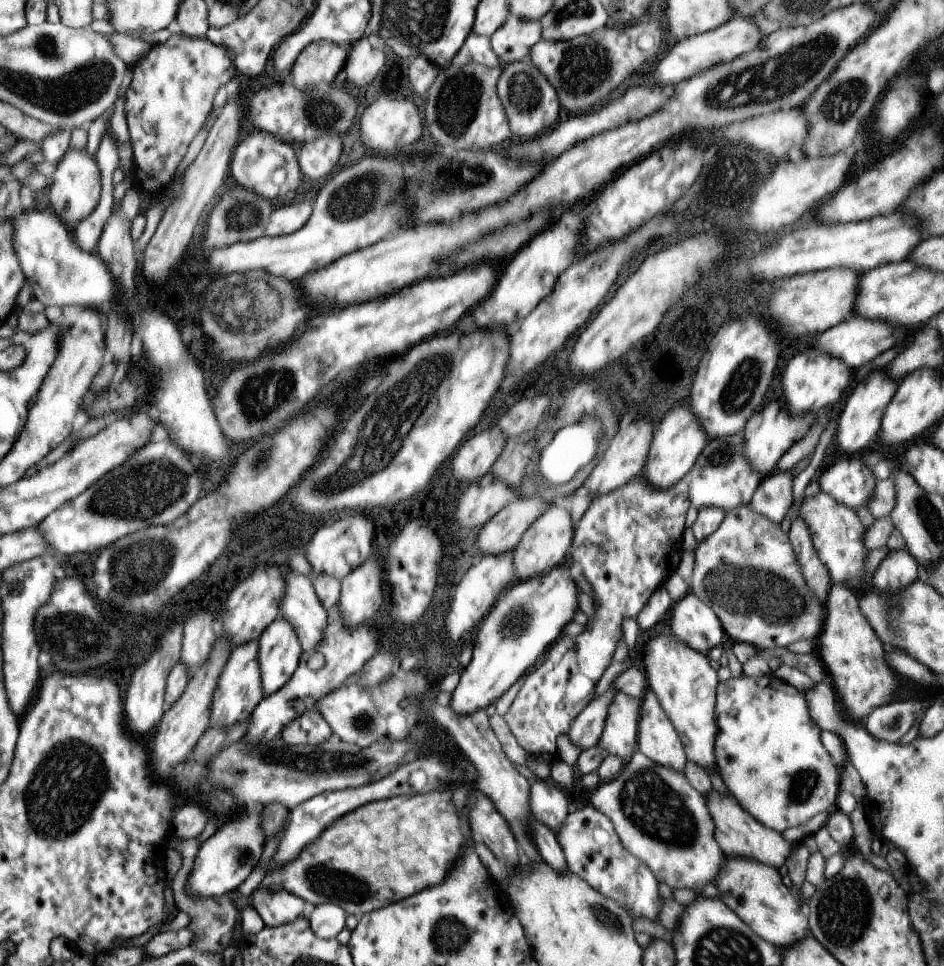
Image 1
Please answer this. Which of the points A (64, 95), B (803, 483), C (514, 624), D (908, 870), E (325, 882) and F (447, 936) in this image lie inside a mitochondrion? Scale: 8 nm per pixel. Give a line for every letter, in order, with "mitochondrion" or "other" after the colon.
A: mitochondrion
B: other
C: mitochondrion
D: other
E: mitochondrion
F: mitochondrion

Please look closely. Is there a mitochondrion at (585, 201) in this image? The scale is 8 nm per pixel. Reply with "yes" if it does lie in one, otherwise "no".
no

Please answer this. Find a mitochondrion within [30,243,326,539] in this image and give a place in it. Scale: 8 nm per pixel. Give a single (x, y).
(147, 488)

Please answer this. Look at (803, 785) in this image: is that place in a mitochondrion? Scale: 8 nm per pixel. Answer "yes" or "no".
yes

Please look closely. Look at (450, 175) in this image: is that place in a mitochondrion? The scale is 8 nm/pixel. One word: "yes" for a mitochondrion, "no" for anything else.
yes

